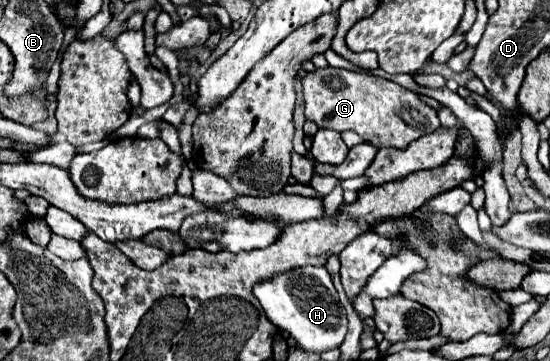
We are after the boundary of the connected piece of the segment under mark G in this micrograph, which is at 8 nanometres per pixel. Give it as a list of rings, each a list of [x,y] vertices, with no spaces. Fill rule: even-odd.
[[[323,68],[301,78],[305,94],[305,114],[319,128],[353,130],[375,148],[407,148],[413,140],[435,132],[441,124],[435,108],[427,106],[419,96],[395,82],[357,74],[343,68]]]

